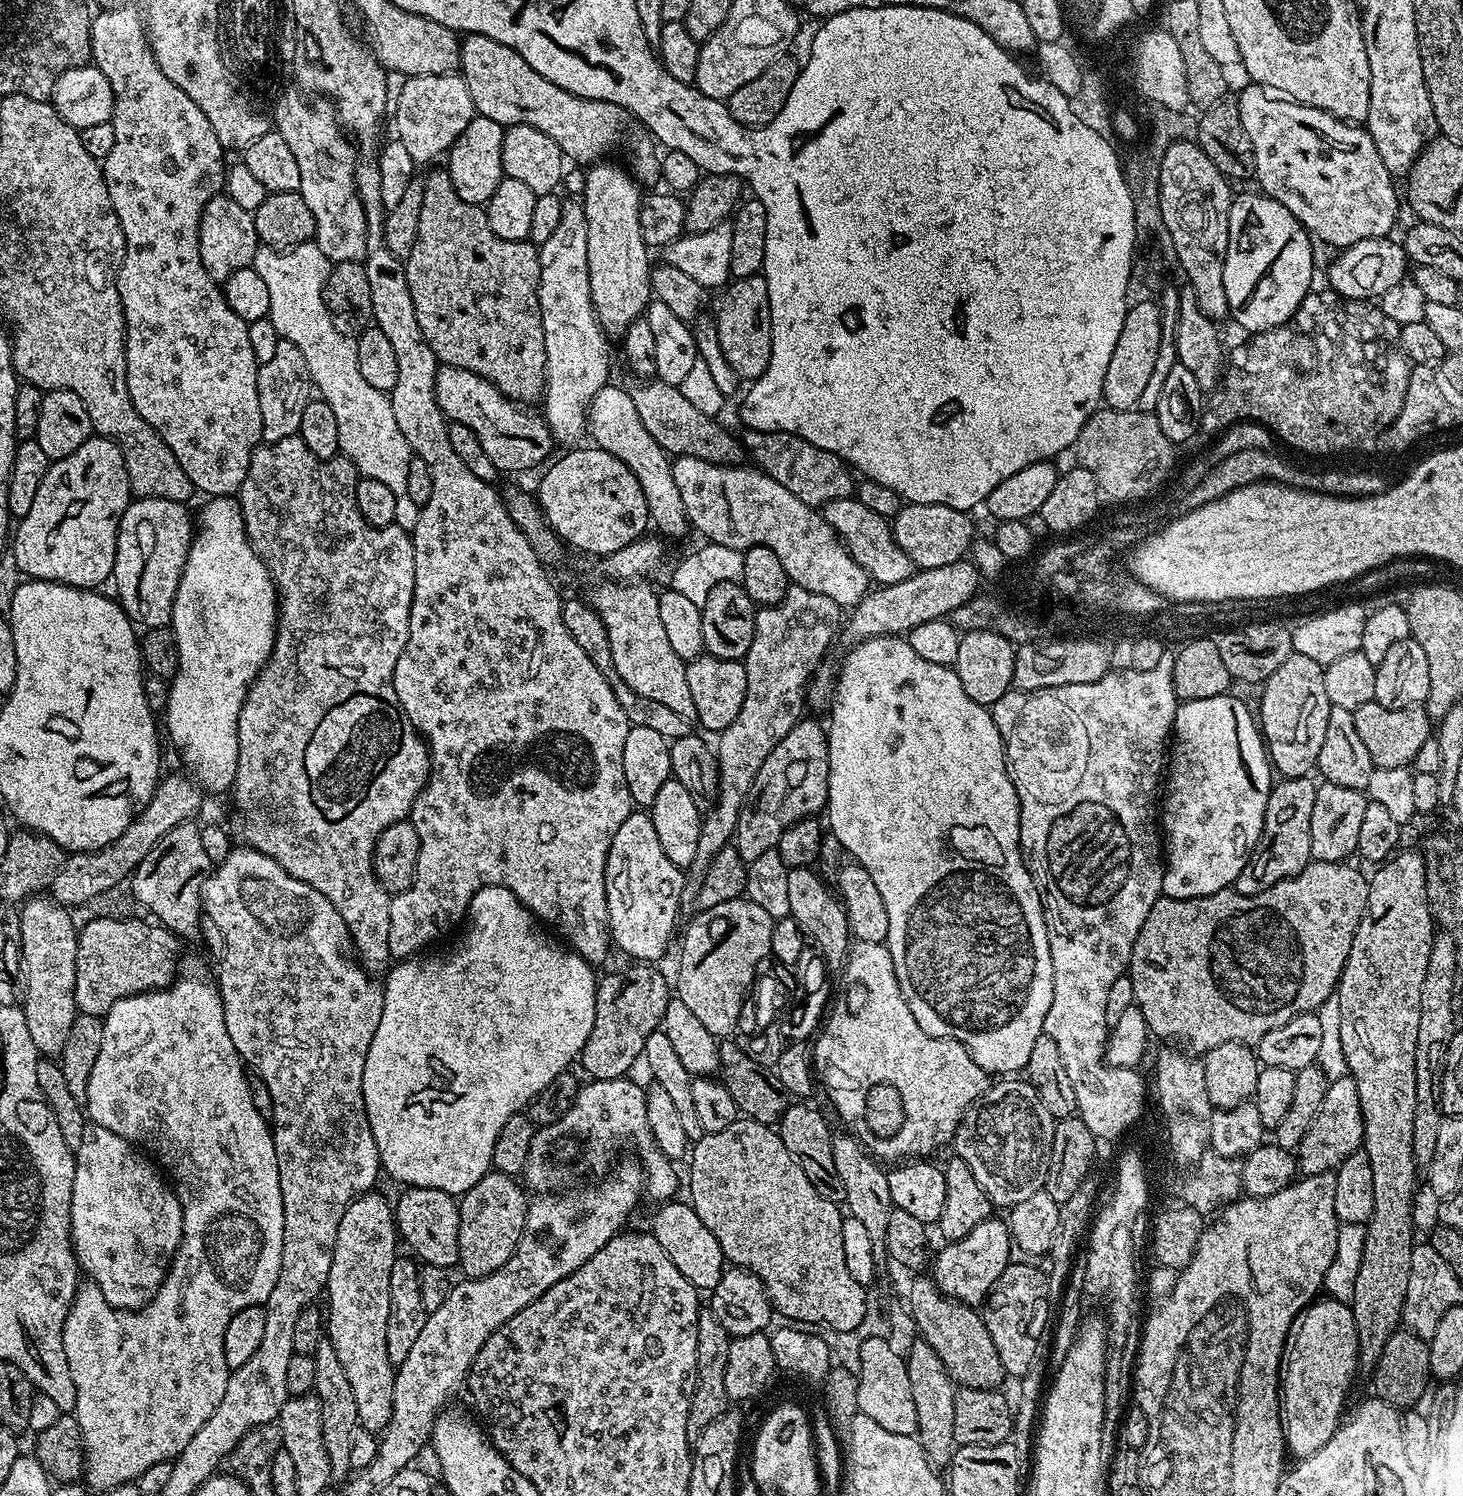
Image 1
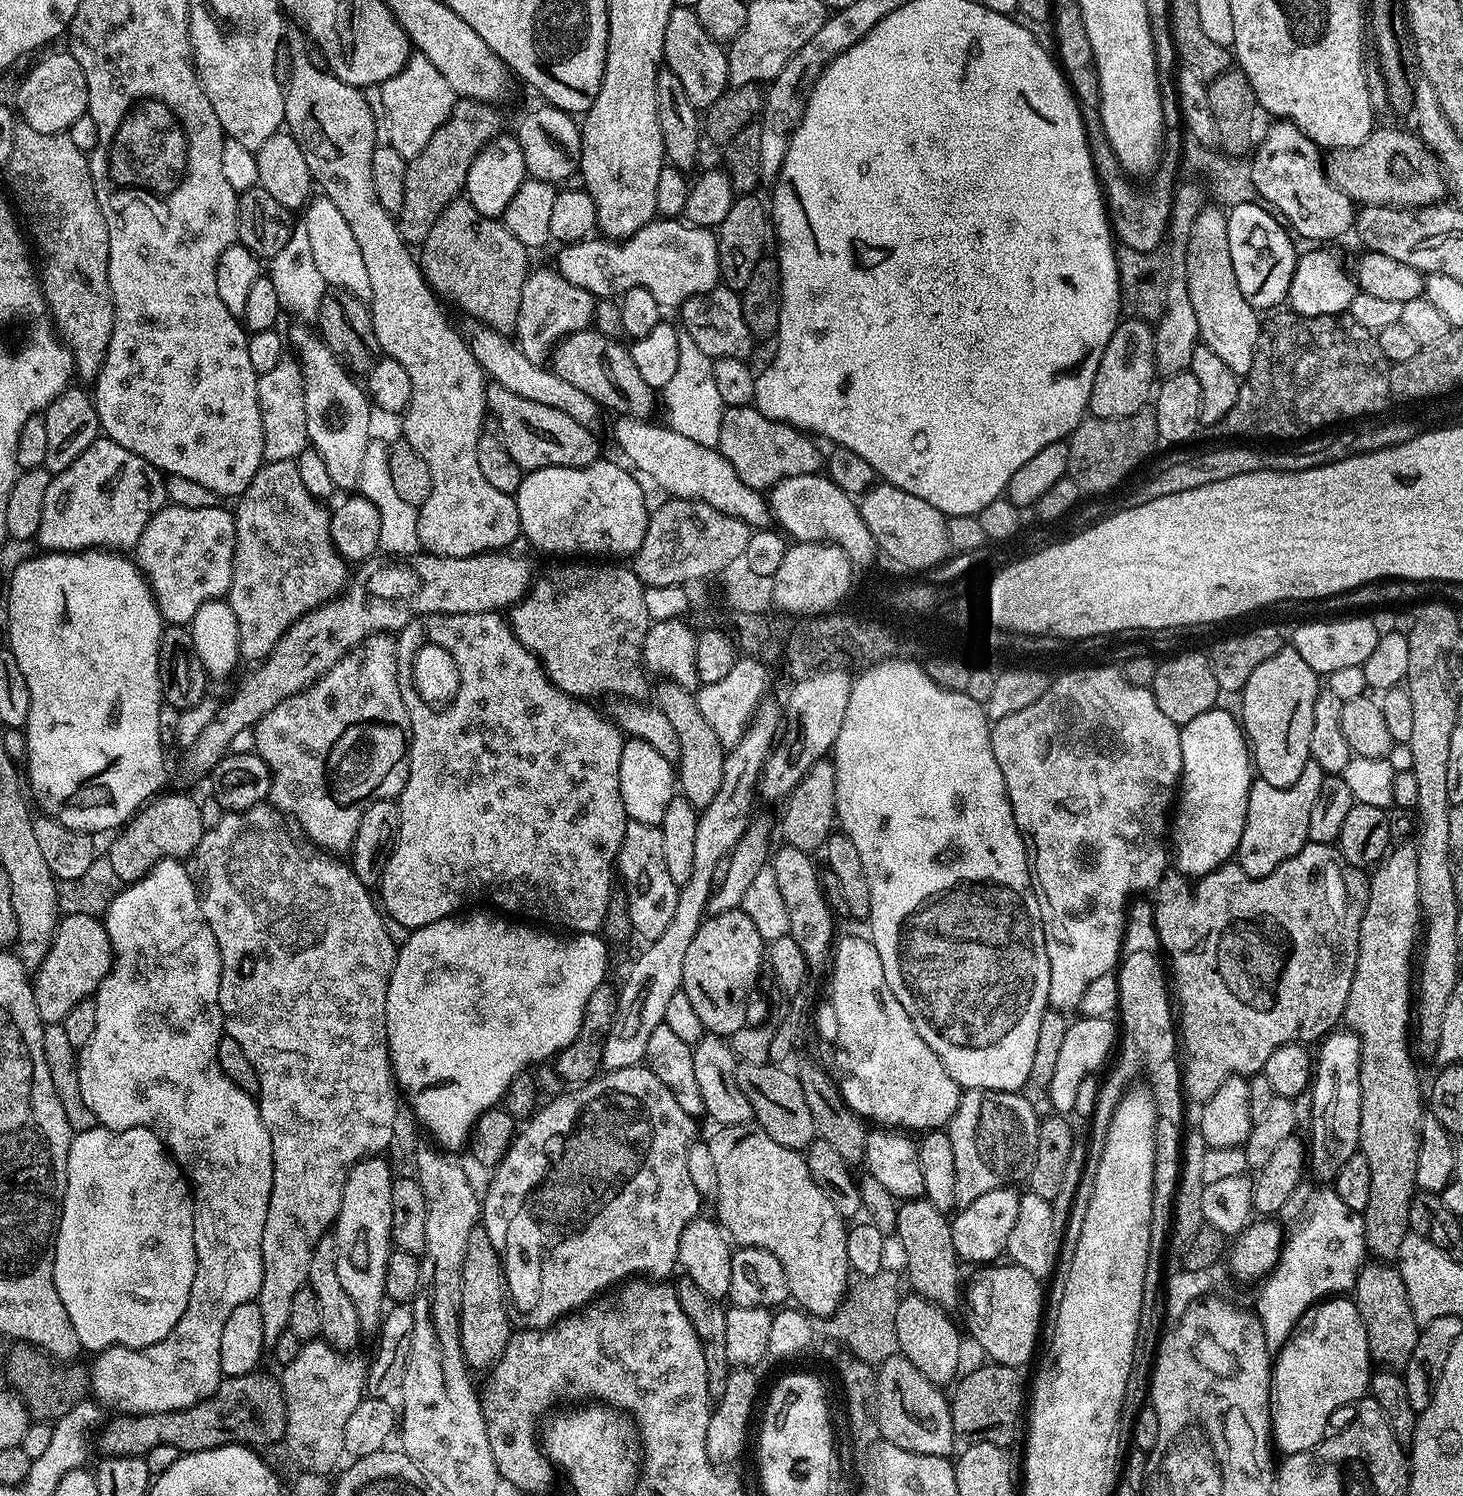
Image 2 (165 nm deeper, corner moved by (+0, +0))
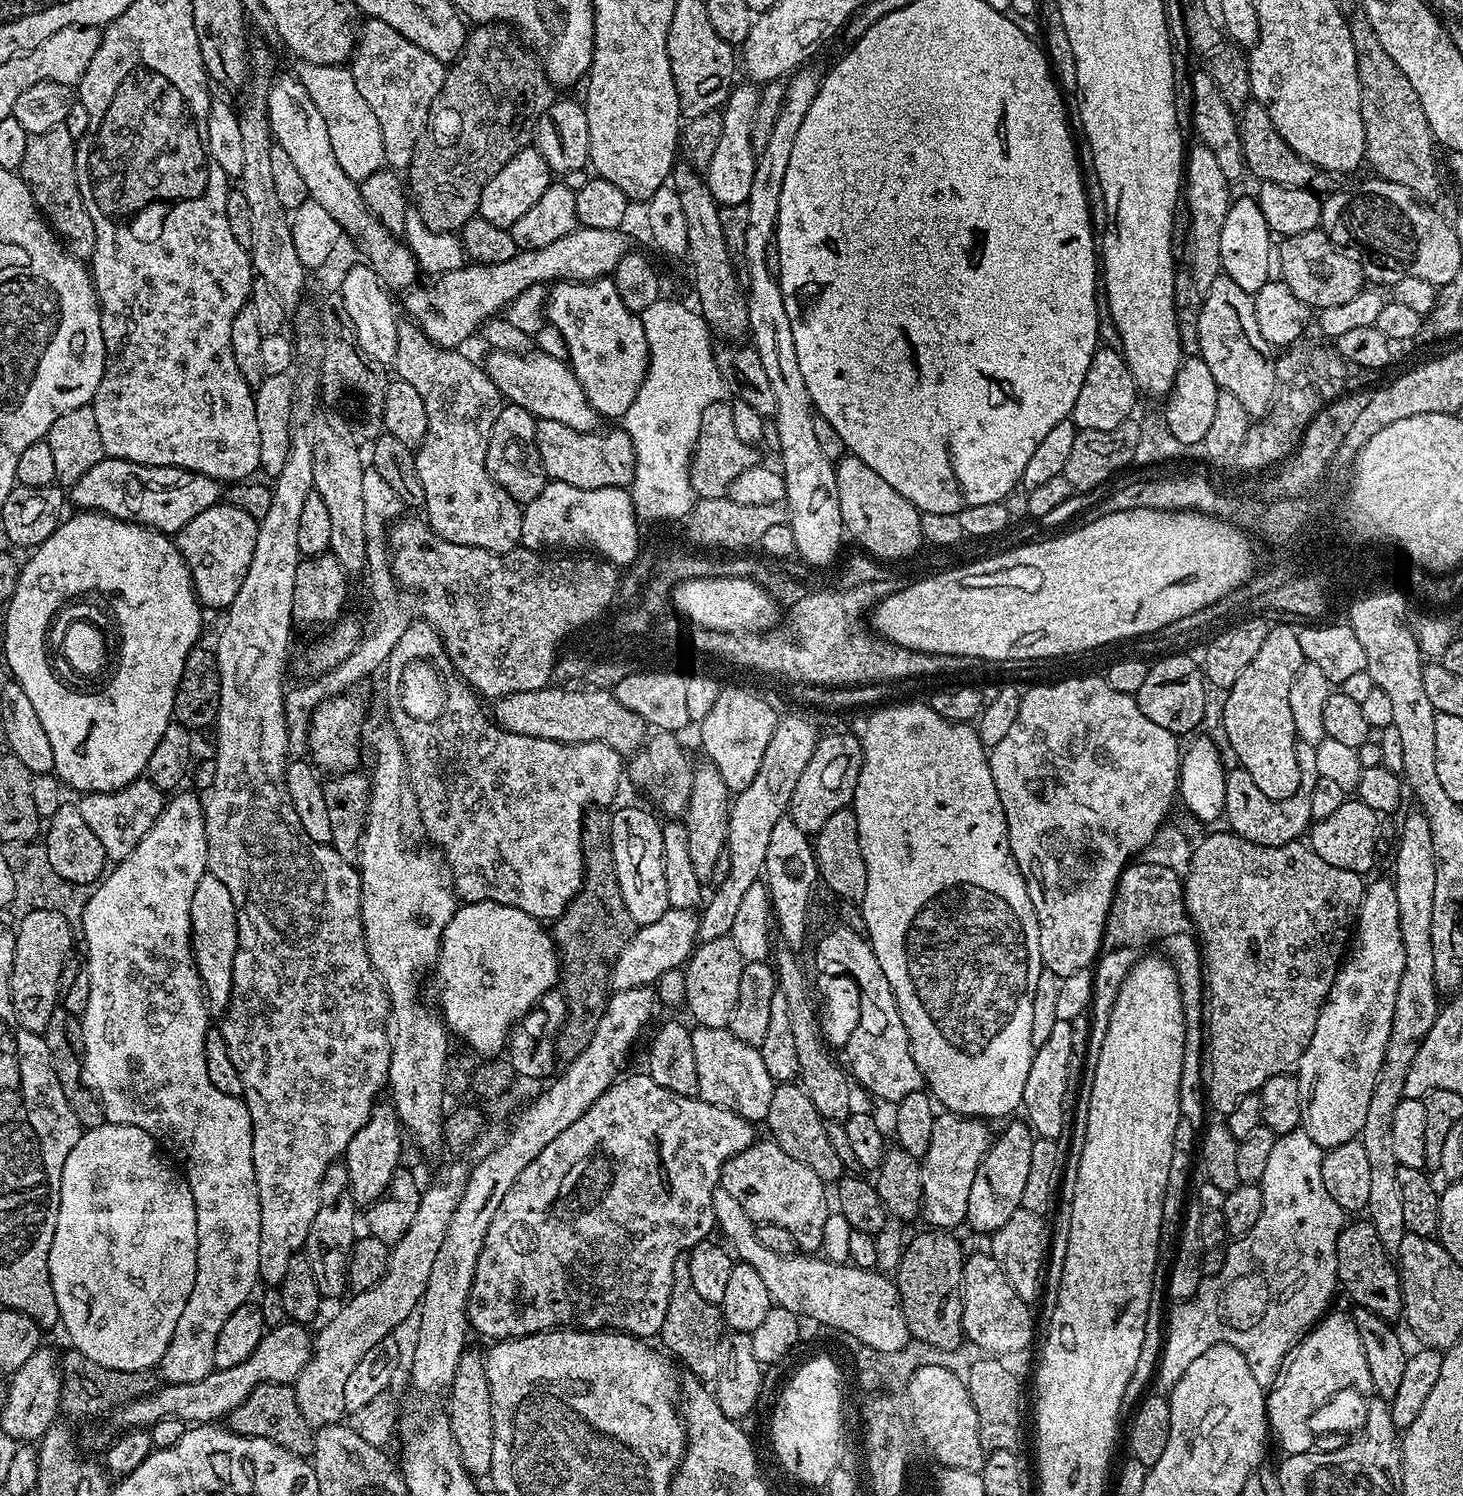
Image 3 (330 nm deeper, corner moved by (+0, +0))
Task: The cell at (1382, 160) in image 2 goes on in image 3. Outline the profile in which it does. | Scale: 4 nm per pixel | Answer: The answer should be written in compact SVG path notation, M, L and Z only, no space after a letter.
M1255 102L1244 105L1243 112L1239 113L1240 141L1244 155L1244 167L1249 173L1257 176L1257 181L1266 184L1277 184L1283 188L1302 188L1317 194L1328 194L1333 191L1333 173L1325 172L1323 168L1314 166L1303 160L1278 134L1274 122L1270 122L1266 109Z

